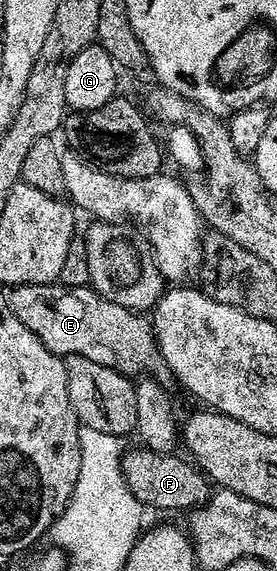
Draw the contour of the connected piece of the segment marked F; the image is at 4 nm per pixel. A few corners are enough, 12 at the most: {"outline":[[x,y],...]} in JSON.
{"outline":[[129,448],[120,466],[149,510],[208,502],[209,478],[191,460]]}

